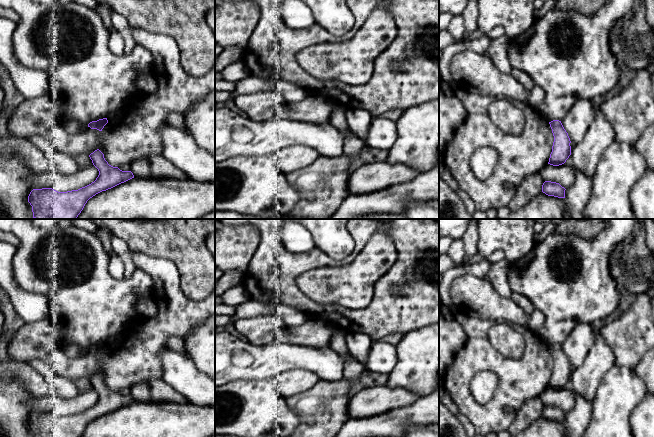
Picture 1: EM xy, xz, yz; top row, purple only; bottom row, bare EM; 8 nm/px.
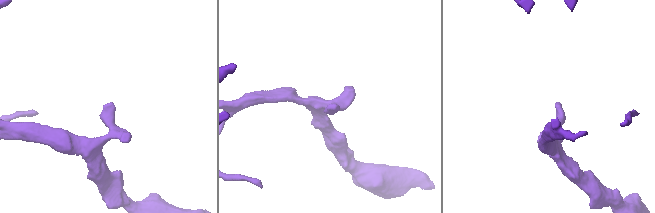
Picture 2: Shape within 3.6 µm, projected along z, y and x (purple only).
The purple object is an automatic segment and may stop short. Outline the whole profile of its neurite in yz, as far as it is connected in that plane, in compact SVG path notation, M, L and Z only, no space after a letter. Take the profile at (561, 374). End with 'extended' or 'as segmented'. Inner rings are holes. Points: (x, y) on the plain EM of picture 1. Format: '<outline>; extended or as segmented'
M553 344L549 348L554 360L554 366L548 388L559 390L564 388L571 379L571 365L561 345Z; as segmented

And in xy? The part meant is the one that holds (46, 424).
M95 374L89 379L99 399L94 406L78 414L58 416L52 412L33 413L28 426L33 437L81 437L87 425L96 418L124 407L134 399L108 388L104 378Z; as segmented

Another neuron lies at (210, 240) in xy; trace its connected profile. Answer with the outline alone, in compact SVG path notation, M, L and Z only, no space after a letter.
M215 231L211 232L206 238L206 246L215 259Z

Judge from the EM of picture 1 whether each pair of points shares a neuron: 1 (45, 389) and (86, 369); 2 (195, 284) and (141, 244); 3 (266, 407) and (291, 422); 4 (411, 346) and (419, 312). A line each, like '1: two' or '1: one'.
1: two
2: one
3: one
4: two

